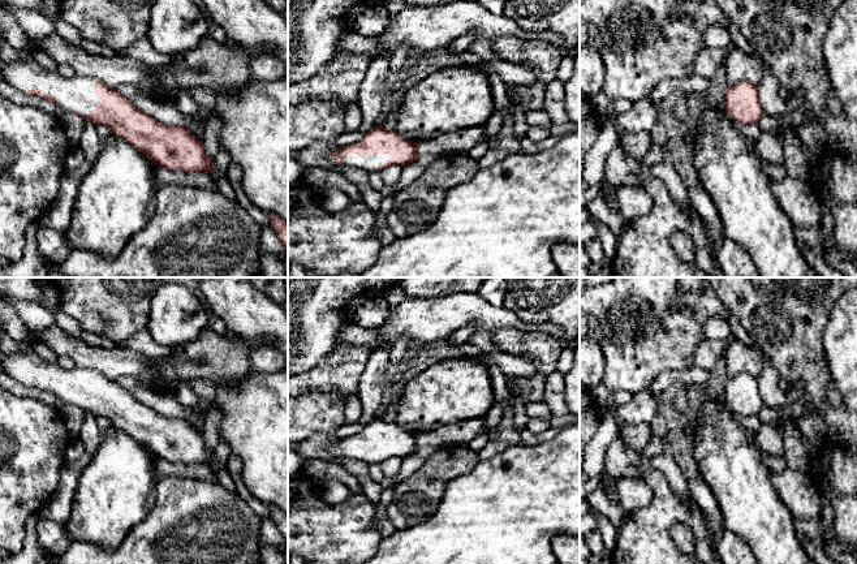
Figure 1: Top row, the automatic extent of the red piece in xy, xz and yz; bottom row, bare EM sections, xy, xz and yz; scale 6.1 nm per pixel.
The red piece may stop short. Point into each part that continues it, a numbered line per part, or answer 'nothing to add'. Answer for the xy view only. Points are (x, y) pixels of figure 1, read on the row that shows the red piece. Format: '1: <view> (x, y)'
1: xy (73, 94)

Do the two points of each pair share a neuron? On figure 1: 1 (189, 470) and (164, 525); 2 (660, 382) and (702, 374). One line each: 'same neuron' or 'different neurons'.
1: different neurons
2: same neuron

